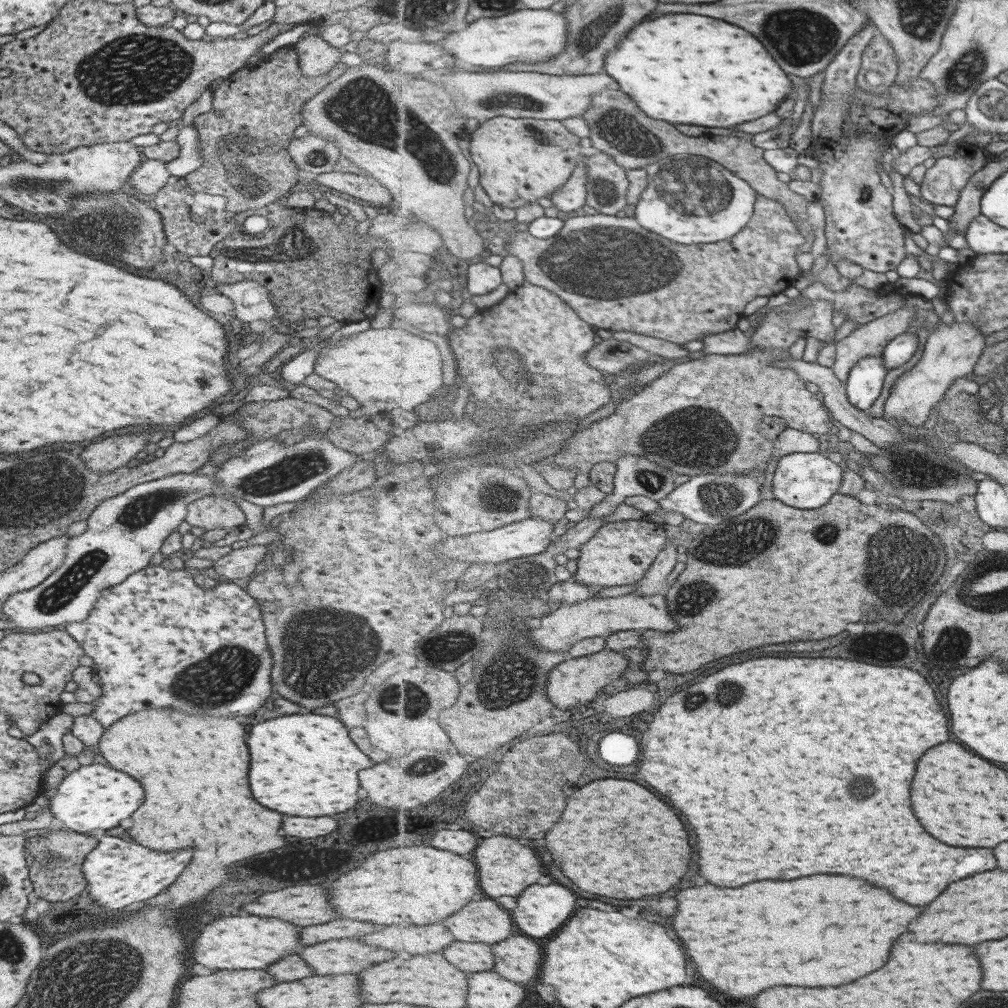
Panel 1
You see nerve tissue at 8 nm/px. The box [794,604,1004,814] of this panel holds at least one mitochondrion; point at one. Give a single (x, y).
(955, 641)

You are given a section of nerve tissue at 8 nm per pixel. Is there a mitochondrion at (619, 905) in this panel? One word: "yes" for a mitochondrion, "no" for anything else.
no

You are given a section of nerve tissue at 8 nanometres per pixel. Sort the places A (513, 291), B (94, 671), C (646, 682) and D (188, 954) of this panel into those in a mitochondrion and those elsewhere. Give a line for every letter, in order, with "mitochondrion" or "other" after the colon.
A: other
B: other
C: other
D: other

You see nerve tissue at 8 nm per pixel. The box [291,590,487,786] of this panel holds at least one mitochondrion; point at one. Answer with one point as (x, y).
(403, 699)

